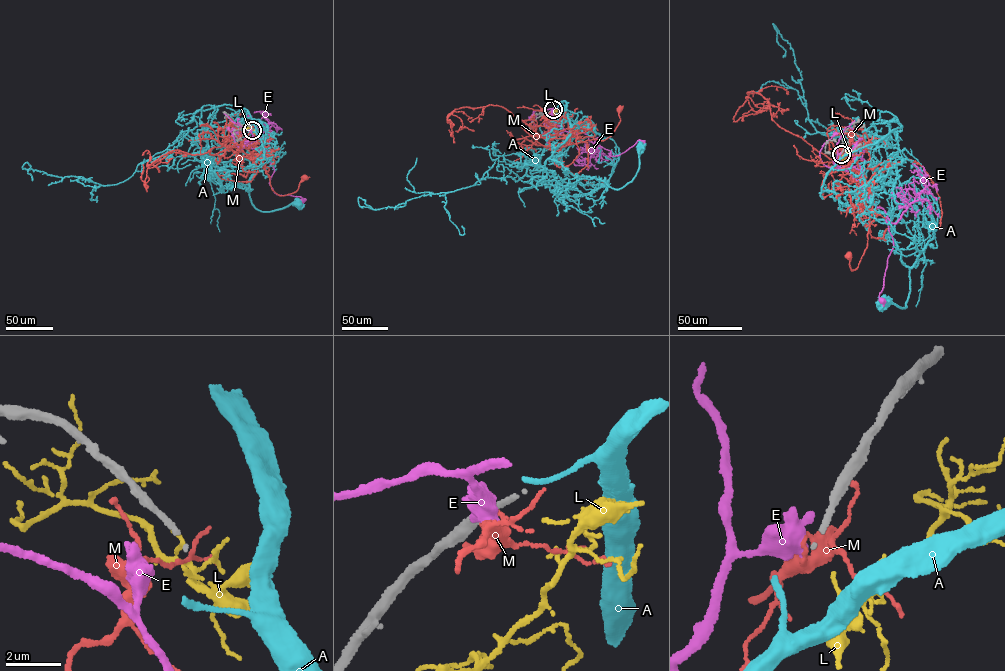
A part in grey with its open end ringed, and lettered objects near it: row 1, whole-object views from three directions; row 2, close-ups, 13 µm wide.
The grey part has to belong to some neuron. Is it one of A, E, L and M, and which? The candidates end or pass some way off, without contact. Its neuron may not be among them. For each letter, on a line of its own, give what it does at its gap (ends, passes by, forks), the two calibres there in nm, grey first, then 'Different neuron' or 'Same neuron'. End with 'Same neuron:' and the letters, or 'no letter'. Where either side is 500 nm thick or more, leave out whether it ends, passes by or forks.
A: It ends there. Thickness 110 nm (grey) against 220 nm. Different neuron
E: It forks there. Thickness 110 nm (grey) against 440 nm. Different neuron
L: It ends there. Thickness 110 nm (grey) against 120 nm. Different neuron
M: It ends there. Thickness 110 nm (grey) against 150 nm. Different neuron
Same neuron: no letter

